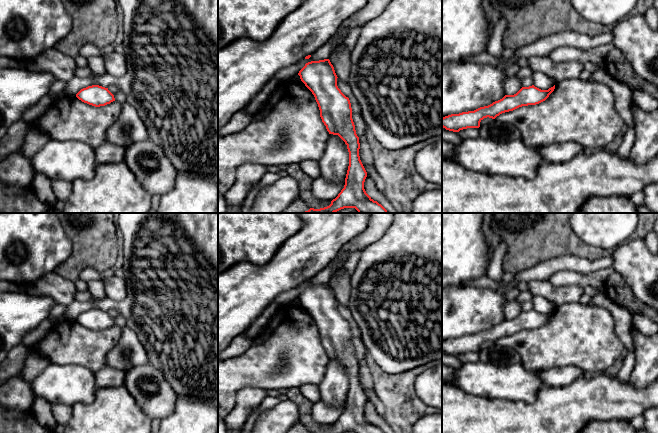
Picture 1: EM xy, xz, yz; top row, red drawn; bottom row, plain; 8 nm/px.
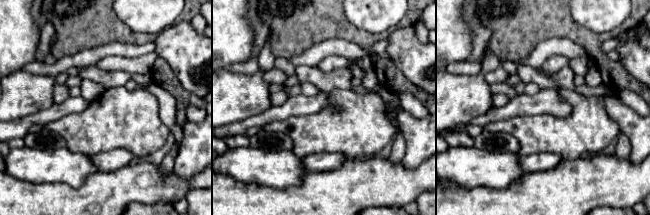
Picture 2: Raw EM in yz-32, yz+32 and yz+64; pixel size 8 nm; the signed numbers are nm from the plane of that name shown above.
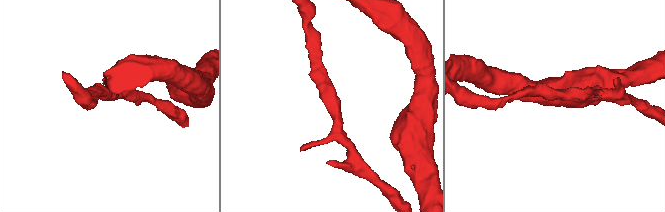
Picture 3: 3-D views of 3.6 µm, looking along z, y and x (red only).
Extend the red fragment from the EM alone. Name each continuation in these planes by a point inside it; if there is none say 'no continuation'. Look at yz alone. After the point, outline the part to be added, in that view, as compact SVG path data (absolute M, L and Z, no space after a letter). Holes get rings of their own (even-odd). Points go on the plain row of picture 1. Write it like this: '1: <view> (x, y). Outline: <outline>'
no continuation

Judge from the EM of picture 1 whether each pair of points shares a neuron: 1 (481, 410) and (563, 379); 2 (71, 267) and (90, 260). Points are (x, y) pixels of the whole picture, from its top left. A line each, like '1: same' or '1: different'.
1: different
2: same

